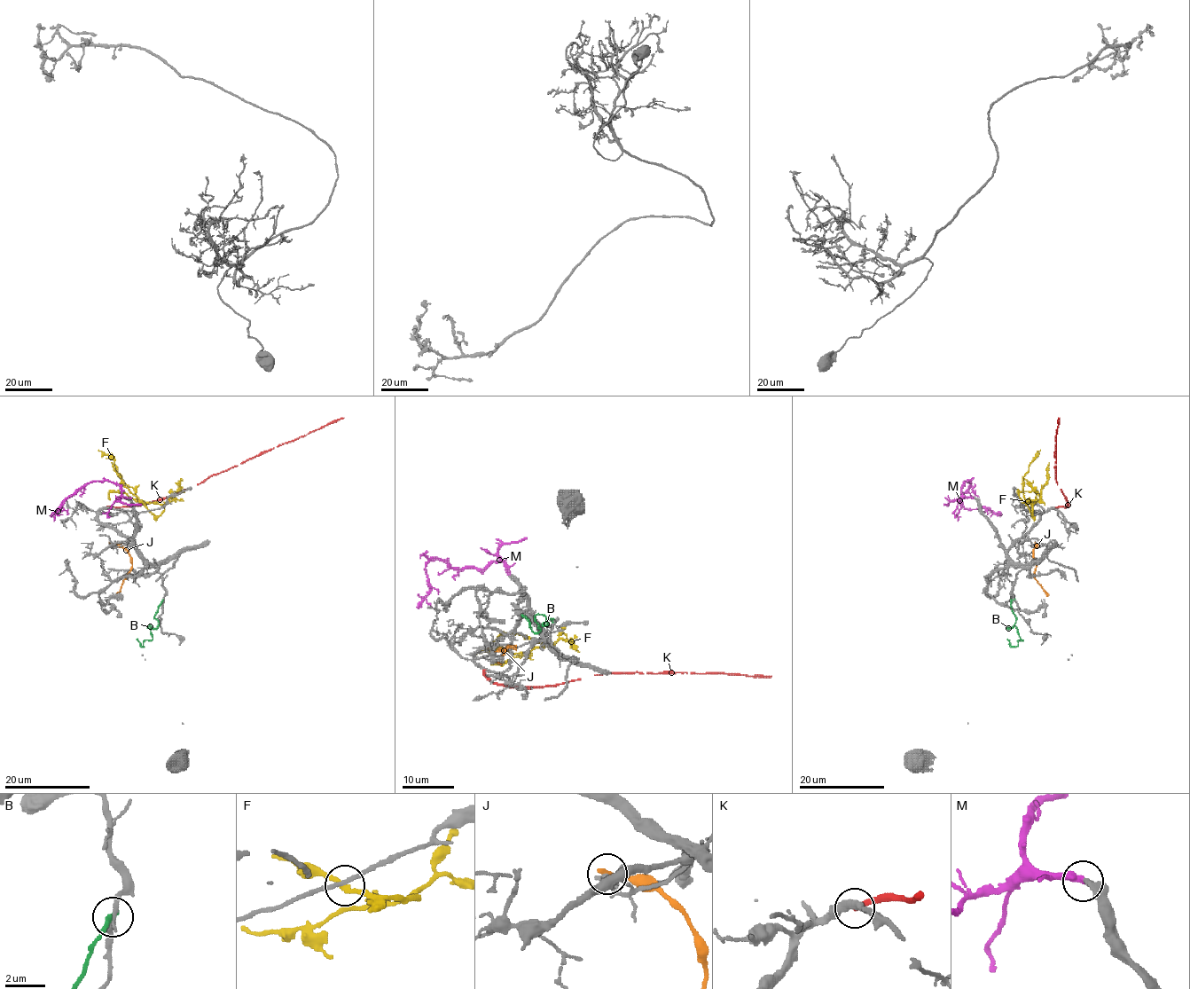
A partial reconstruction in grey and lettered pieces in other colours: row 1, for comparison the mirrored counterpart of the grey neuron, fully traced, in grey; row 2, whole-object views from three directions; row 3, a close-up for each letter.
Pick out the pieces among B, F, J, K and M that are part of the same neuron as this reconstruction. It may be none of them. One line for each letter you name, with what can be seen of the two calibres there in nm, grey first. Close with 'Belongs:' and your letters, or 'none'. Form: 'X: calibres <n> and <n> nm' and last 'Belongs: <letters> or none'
M: calibres 300 and 400 nm
Belongs: M

